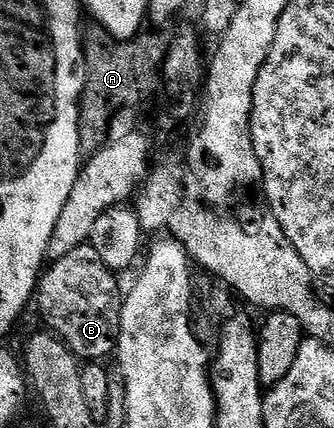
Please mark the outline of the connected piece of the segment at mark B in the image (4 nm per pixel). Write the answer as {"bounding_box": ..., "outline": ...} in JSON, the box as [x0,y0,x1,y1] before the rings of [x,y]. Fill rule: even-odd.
{"bounding_box":[34,242,123,361],"outline":[[[91,242],[83,243],[81,247],[75,247],[70,249],[70,253],[66,253],[66,257],[55,260],[51,264],[52,268],[44,275],[44,280],[37,282],[37,291],[34,296],[36,306],[38,305],[38,311],[43,321],[49,326],[47,327],[51,332],[57,336],[67,345],[68,348],[76,355],[76,357],[82,361],[102,361],[104,357],[112,355],[116,349],[116,343],[120,338],[120,325],[121,325],[121,305],[123,303],[122,287],[116,284],[117,276],[105,265],[102,261],[102,257],[98,257],[98,249],[94,249]]]}

